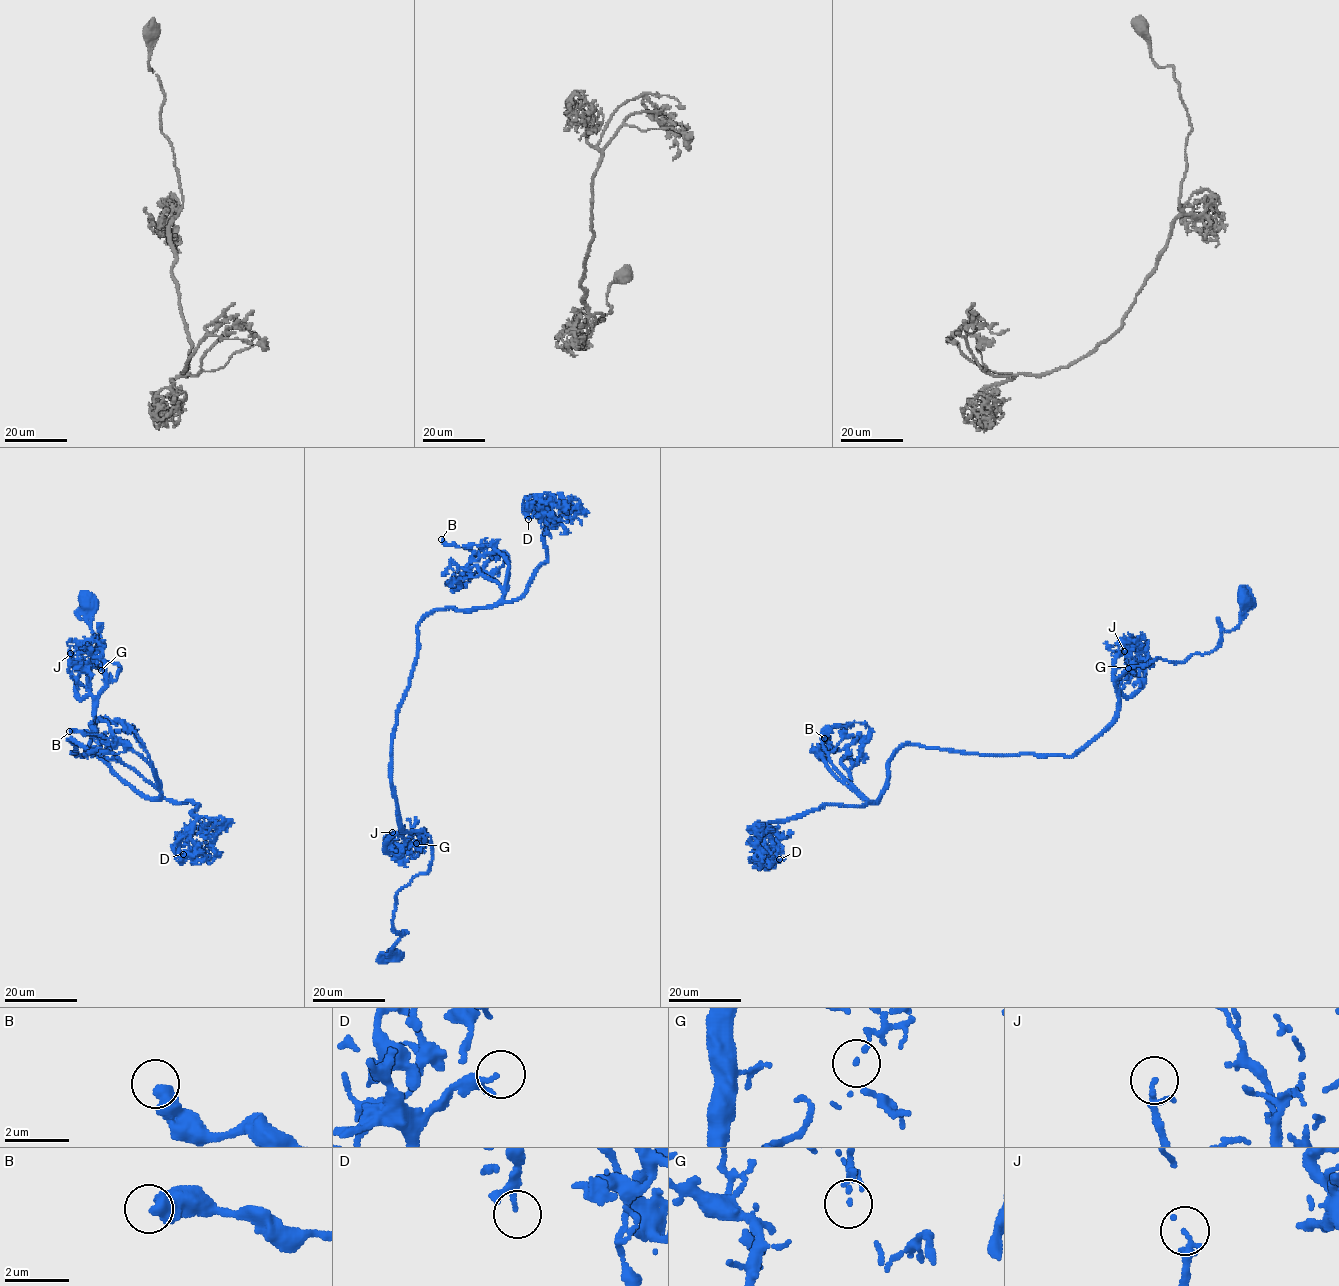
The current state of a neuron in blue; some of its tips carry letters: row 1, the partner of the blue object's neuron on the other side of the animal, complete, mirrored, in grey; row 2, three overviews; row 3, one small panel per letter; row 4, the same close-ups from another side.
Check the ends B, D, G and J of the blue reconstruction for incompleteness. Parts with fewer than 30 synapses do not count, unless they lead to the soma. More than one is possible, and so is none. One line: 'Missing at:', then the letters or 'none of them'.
Missing at: none of them

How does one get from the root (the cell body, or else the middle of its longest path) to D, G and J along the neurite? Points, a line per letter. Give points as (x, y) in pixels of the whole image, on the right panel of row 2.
D: (1245, 597), (1214, 650), (1119, 674), (1116, 718), (1071, 755), (906, 744), (877, 799), (772, 823), (779, 859)
G: (1245, 597), (1241, 622), (1221, 631), (1214, 650), (1114, 678), (1120, 646), (1130, 651), (1128, 668)
J: (1245, 597), (1241, 622), (1221, 631), (1214, 650), (1128, 667), (1114, 681), (1118, 694), (1136, 676), (1124, 651)

